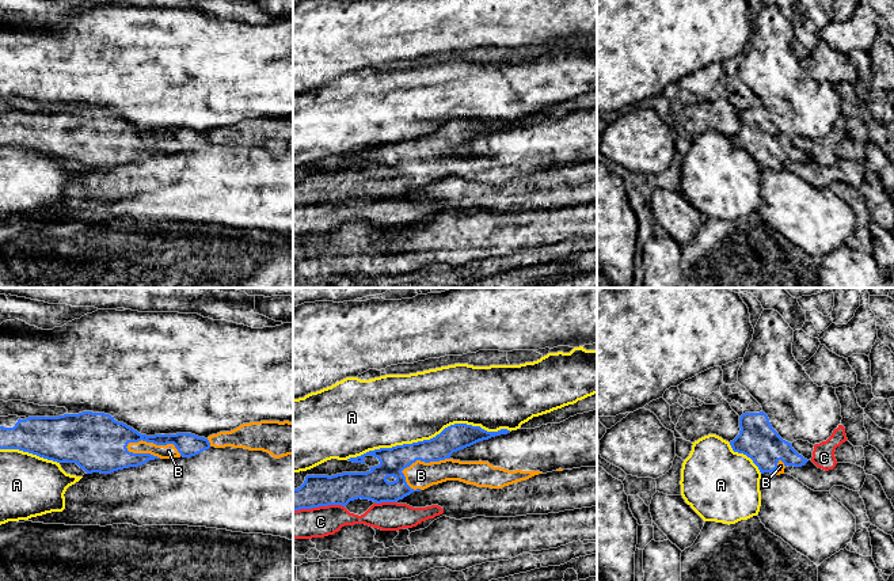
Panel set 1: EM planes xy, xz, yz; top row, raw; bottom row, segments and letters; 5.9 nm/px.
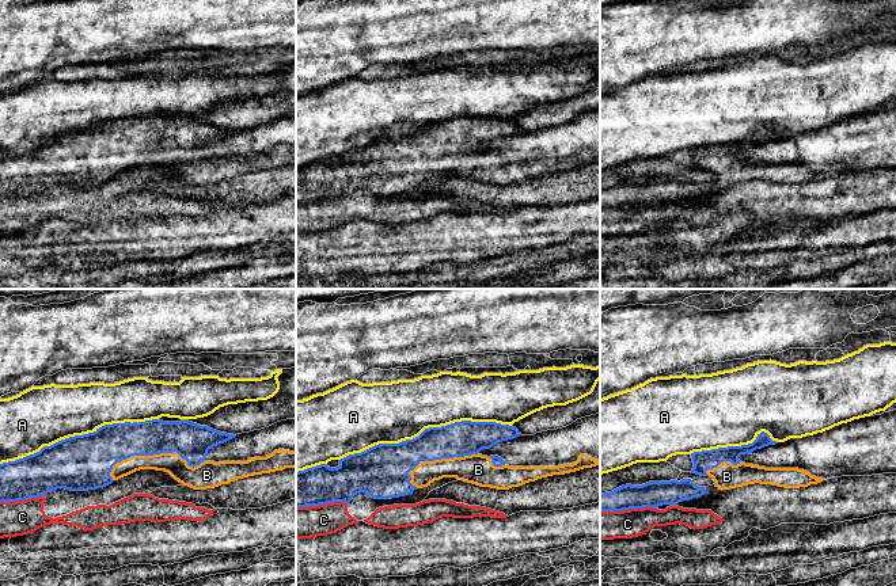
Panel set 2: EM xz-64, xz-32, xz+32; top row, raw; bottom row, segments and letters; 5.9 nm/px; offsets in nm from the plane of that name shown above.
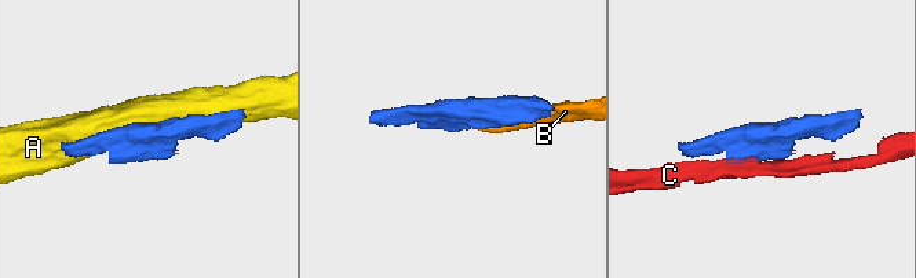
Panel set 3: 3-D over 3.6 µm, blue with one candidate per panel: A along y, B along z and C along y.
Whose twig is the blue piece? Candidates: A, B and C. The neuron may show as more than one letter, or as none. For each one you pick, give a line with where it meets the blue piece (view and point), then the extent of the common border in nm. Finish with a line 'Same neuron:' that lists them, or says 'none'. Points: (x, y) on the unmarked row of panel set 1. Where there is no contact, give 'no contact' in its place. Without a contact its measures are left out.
B: xy (155, 139) | 340 nm
Same neuron: B

